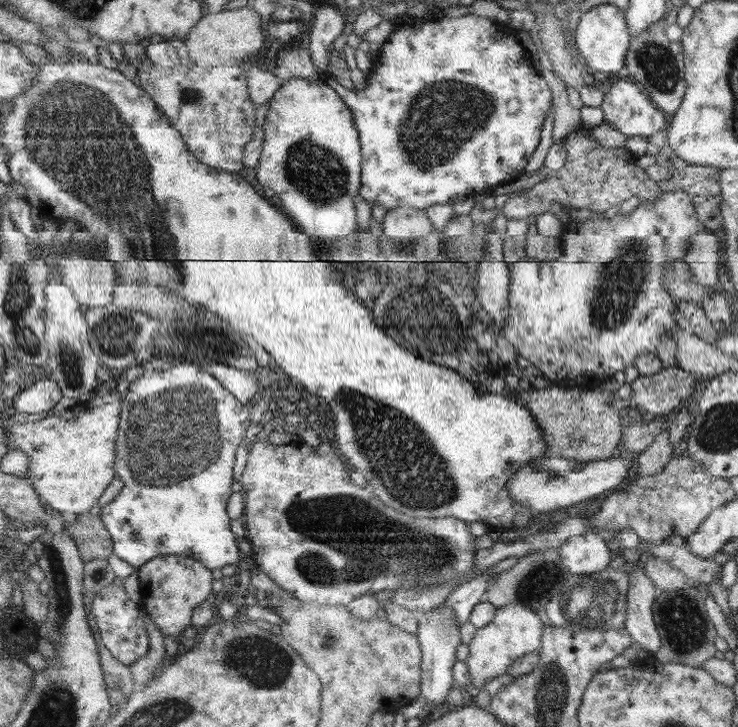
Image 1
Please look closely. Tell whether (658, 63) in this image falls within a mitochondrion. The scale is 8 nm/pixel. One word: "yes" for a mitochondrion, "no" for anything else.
yes

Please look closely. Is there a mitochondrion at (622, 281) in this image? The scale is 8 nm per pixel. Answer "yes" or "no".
yes

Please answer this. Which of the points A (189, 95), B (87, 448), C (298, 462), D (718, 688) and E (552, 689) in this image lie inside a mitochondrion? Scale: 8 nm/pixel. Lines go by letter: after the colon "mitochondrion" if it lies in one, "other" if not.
A: mitochondrion
B: other
C: other
D: other
E: mitochondrion

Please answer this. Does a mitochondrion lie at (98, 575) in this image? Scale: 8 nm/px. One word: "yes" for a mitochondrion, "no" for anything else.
no

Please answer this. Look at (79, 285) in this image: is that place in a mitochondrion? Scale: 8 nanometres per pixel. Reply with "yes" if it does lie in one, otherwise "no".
no

